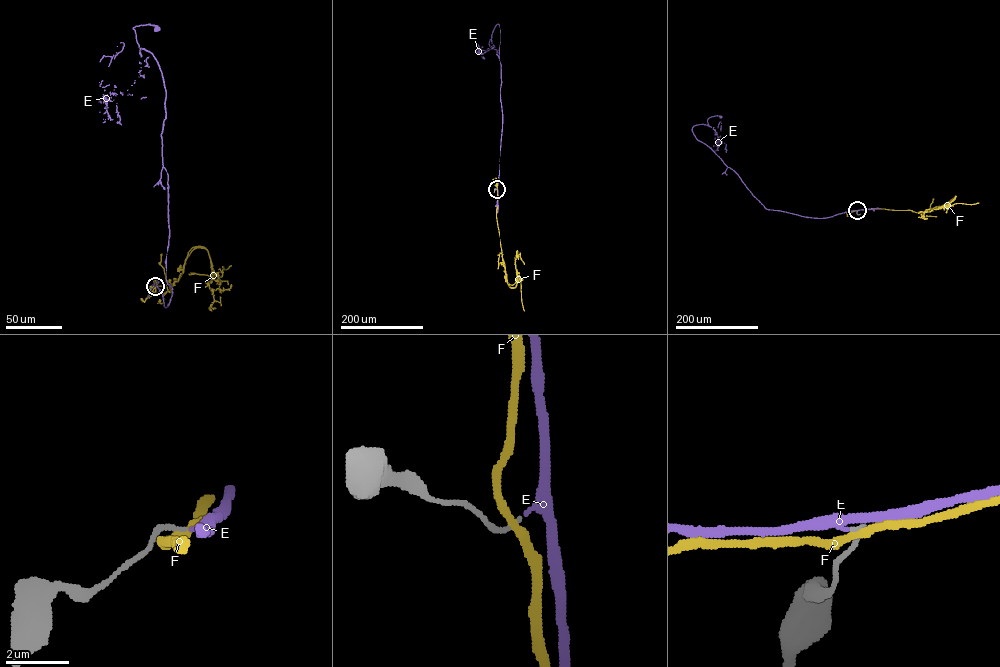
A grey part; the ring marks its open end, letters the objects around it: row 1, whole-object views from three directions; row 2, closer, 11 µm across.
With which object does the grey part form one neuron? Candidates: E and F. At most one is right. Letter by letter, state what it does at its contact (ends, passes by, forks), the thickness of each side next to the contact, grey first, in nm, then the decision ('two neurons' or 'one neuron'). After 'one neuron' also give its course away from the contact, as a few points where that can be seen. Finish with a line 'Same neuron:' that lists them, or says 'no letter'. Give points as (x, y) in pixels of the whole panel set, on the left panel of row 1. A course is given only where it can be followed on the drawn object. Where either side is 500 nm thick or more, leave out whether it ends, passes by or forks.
E: it passes by | 130/220 nm | one neuron | via (155, 286), (167, 306), (166, 91), (158, 63), (140, 52), (133, 28), (156, 29)
F: it passes by | 180/240 nm | two neurons
Same neuron: E

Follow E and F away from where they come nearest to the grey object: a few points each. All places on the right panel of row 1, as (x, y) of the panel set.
E: (857, 210), (818, 218), (766, 209), (692, 131), (695, 125), (708, 125), (711, 117), (720, 117)
F: (857, 210), (876, 208), (921, 212), (939, 208), (955, 196), (946, 206), (927, 209), (923, 218), (918, 217)

